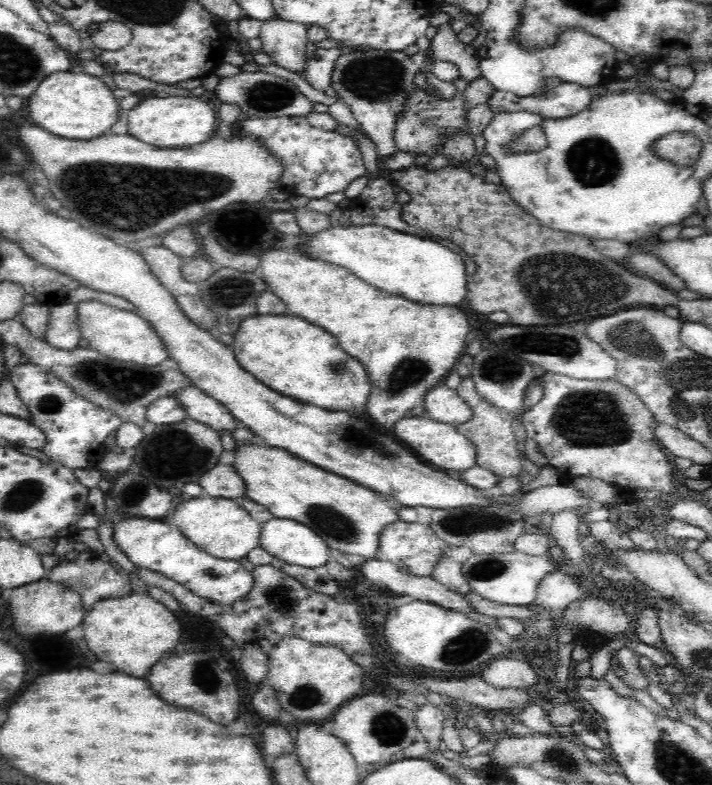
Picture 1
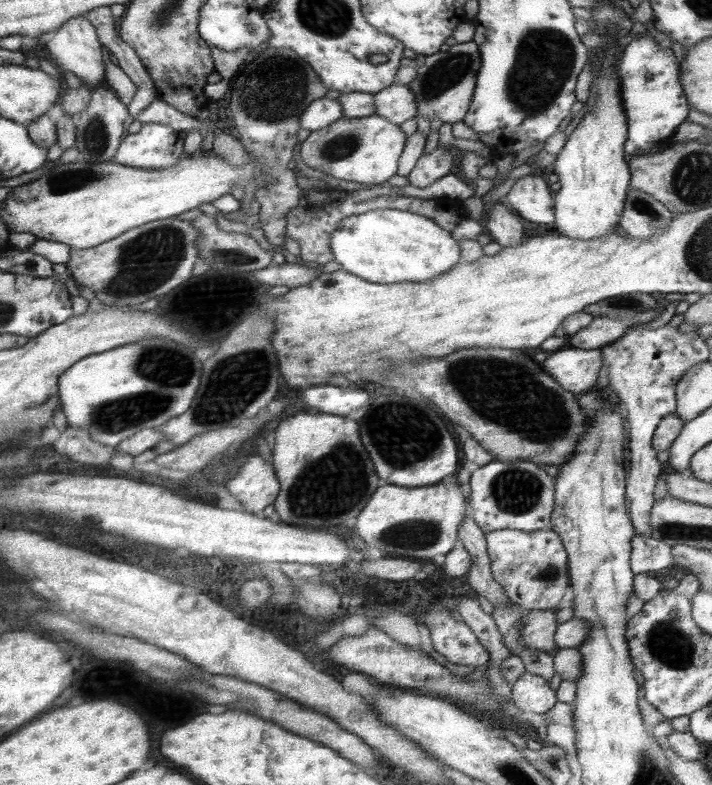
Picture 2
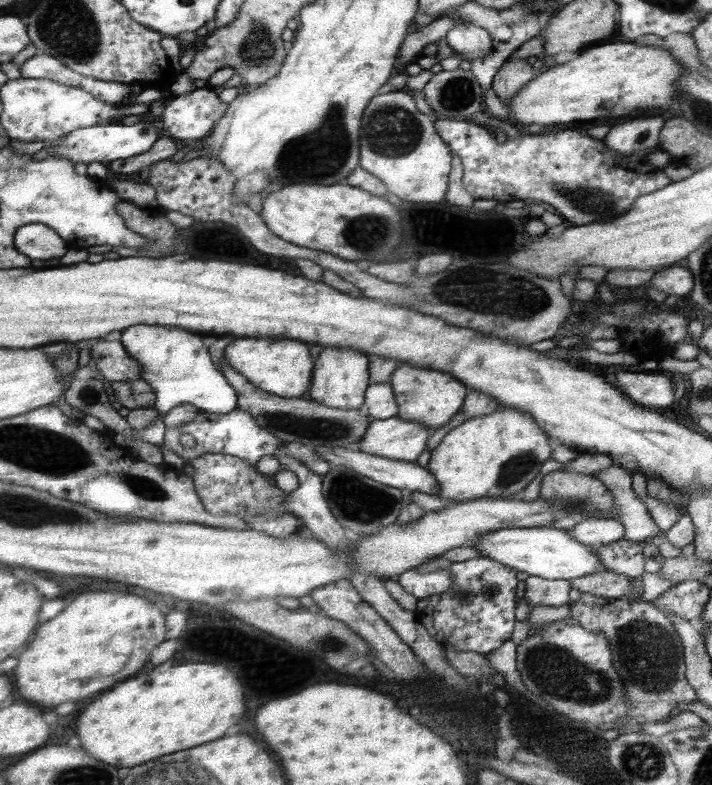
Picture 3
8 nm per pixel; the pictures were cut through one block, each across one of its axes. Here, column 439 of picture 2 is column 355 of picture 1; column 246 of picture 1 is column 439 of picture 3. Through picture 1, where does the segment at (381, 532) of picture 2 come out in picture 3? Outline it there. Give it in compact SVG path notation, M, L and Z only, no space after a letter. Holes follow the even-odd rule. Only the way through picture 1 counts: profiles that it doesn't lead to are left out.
M513 408L465 419L431 450L427 469L438 482L444 502L477 498L513 498L539 476L542 464L551 458L552 440L529 414Z

